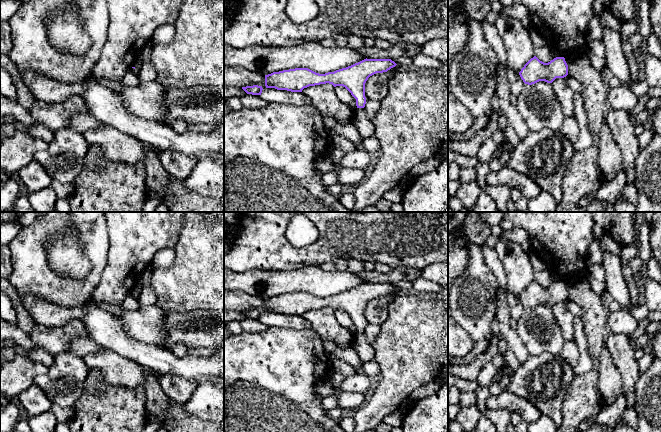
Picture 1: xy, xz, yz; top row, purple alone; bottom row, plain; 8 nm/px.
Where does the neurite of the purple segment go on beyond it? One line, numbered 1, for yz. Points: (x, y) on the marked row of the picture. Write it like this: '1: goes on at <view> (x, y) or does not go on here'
1: goes on at yz (583, 177)

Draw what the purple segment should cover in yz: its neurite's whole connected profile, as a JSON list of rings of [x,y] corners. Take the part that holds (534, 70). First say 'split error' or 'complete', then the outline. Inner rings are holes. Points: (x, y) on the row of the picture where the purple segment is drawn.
split error | [[[585,53],[569,59],[556,57],[548,63],[534,56],[524,65],[519,75],[528,85],[539,81],[552,83],[556,78],[564,78],[567,75],[583,85],[581,95],[593,142],[588,148],[576,152],[568,162],[563,177],[563,196],[557,204],[557,212],[615,212],[614,204],[604,201],[590,201],[584,207],[579,204],[582,198],[595,194],[604,183],[597,158],[600,131],[608,111],[609,87],[601,72],[593,68]]]

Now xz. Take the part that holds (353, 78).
split error | [[[364,59],[346,68],[328,72],[316,73],[308,68],[295,68],[273,72],[265,75],[266,88],[302,92],[304,88],[320,84],[332,84],[334,87],[343,86],[356,99],[352,123],[362,139],[374,136],[374,125],[367,117],[364,109],[366,104],[365,83],[376,73],[387,72],[397,64],[391,59]]]

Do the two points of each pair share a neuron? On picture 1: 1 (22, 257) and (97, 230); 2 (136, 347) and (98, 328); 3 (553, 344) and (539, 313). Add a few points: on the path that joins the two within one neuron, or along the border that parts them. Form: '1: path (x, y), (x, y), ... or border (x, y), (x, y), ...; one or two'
1: path (52, 284), (83, 288), (94, 276), (97, 260); one
2: path (127, 347), (107, 331); one
3: path (548, 336), (548, 329), (542, 321); one

